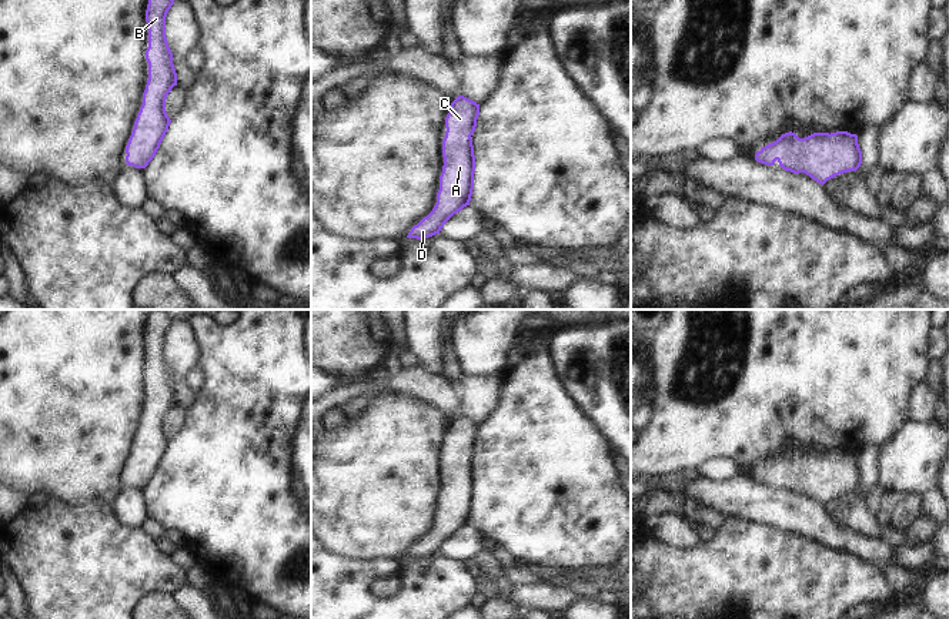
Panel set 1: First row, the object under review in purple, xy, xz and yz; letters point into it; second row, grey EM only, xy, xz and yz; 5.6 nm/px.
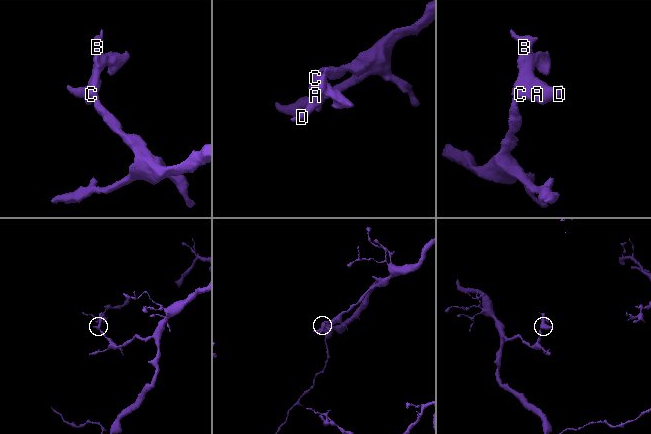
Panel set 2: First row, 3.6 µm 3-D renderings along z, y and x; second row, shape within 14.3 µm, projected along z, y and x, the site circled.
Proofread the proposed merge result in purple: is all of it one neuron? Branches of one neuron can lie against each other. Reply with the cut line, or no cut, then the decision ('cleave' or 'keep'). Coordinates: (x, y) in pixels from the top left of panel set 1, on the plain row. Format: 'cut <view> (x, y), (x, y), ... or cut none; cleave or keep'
cut none; keep

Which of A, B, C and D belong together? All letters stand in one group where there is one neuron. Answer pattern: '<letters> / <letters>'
A B C D

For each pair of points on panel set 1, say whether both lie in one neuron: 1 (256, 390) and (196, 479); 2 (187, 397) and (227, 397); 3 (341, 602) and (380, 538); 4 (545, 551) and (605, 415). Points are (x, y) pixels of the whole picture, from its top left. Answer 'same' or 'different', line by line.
1: same
2: different
3: different
4: different

